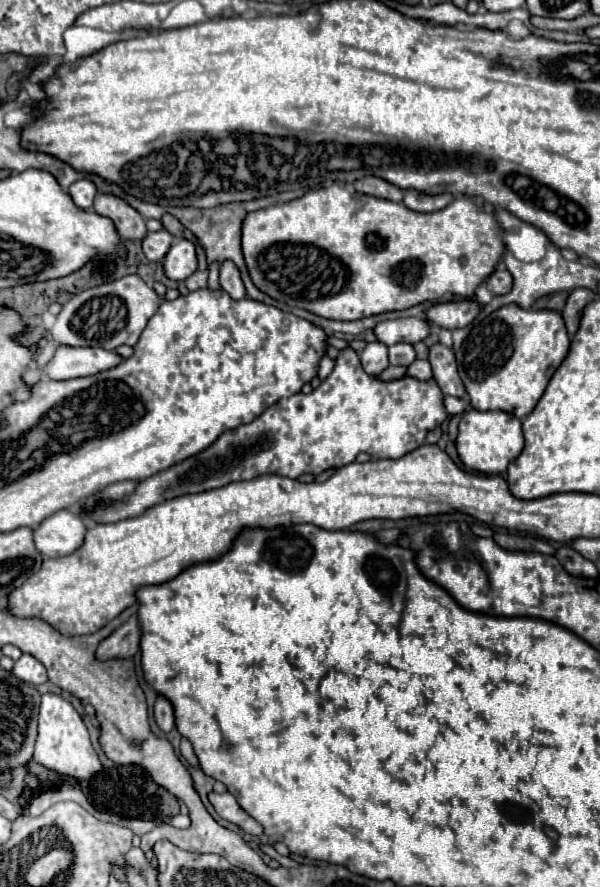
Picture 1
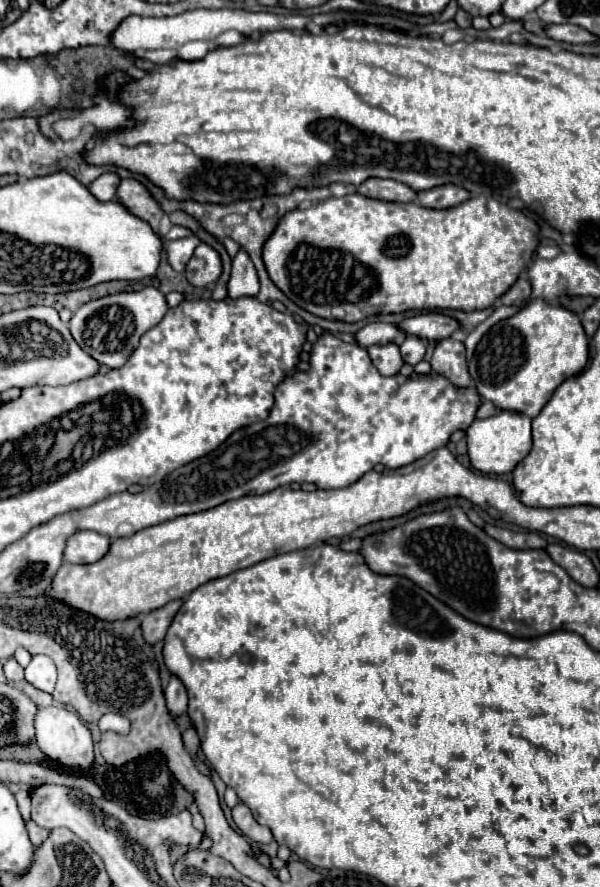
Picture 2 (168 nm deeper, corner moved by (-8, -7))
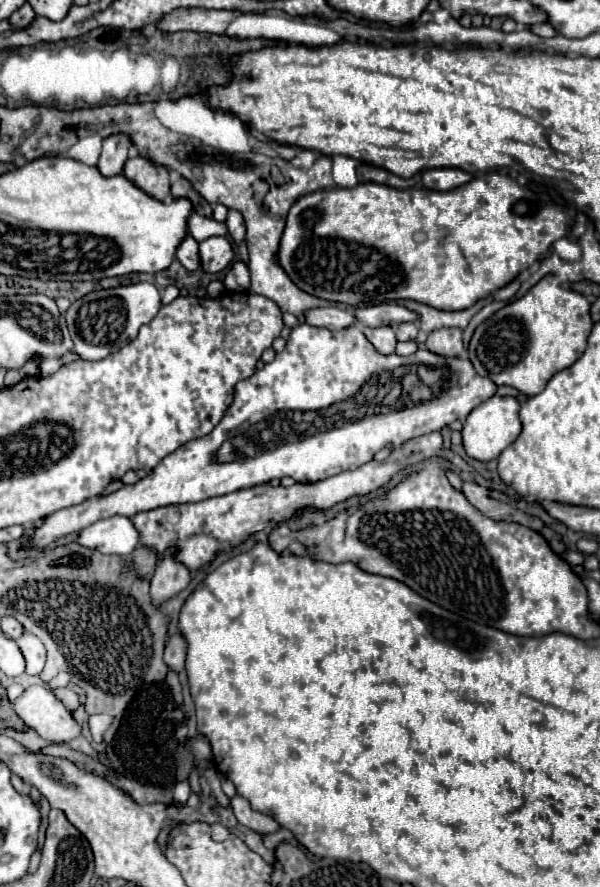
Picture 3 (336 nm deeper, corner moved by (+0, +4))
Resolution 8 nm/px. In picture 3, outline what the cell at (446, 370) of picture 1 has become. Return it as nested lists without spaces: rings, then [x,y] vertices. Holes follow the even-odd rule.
[[[439,328],[439,330],[433,330],[429,334],[425,346],[427,346],[429,352],[435,352],[439,356],[463,356],[465,354],[459,328]]]

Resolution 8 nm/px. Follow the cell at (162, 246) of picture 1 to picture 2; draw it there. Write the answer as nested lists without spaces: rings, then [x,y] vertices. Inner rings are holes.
[[[193,235],[193,237],[185,237],[185,239],[177,239],[177,241],[167,241],[167,257],[169,257],[169,263],[175,271],[185,271],[195,247],[199,245],[201,241]]]

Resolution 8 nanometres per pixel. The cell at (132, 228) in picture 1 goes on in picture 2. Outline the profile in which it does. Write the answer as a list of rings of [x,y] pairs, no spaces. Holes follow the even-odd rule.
[[[123,179],[119,185],[119,191],[117,191],[117,199],[125,207],[131,207],[131,211],[135,211],[135,215],[139,215],[141,219],[147,219],[147,223],[151,223],[151,227],[155,227],[155,231],[159,229],[163,209],[151,197],[151,193],[147,191],[147,187],[143,183],[139,183],[137,179]]]

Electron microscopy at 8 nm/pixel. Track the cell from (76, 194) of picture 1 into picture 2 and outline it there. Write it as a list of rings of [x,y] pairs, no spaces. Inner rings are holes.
[[[103,173],[101,177],[97,177],[93,183],[91,183],[91,193],[97,197],[97,199],[103,199],[103,201],[111,201],[115,197],[115,191],[119,187],[121,179],[117,173]]]

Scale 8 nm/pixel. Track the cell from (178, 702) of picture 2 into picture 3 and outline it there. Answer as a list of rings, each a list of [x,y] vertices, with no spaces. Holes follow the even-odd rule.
[[[179,634],[171,636],[171,640],[167,642],[163,658],[165,658],[167,668],[173,670],[175,674],[179,674],[185,668],[185,640]]]

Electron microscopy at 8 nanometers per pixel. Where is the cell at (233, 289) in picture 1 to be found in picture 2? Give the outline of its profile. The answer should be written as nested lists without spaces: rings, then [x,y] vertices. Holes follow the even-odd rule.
[[[239,249],[239,253],[233,259],[231,267],[231,279],[229,279],[229,297],[239,299],[239,297],[255,297],[259,293],[259,279],[255,265],[251,257],[247,255],[245,249]]]

